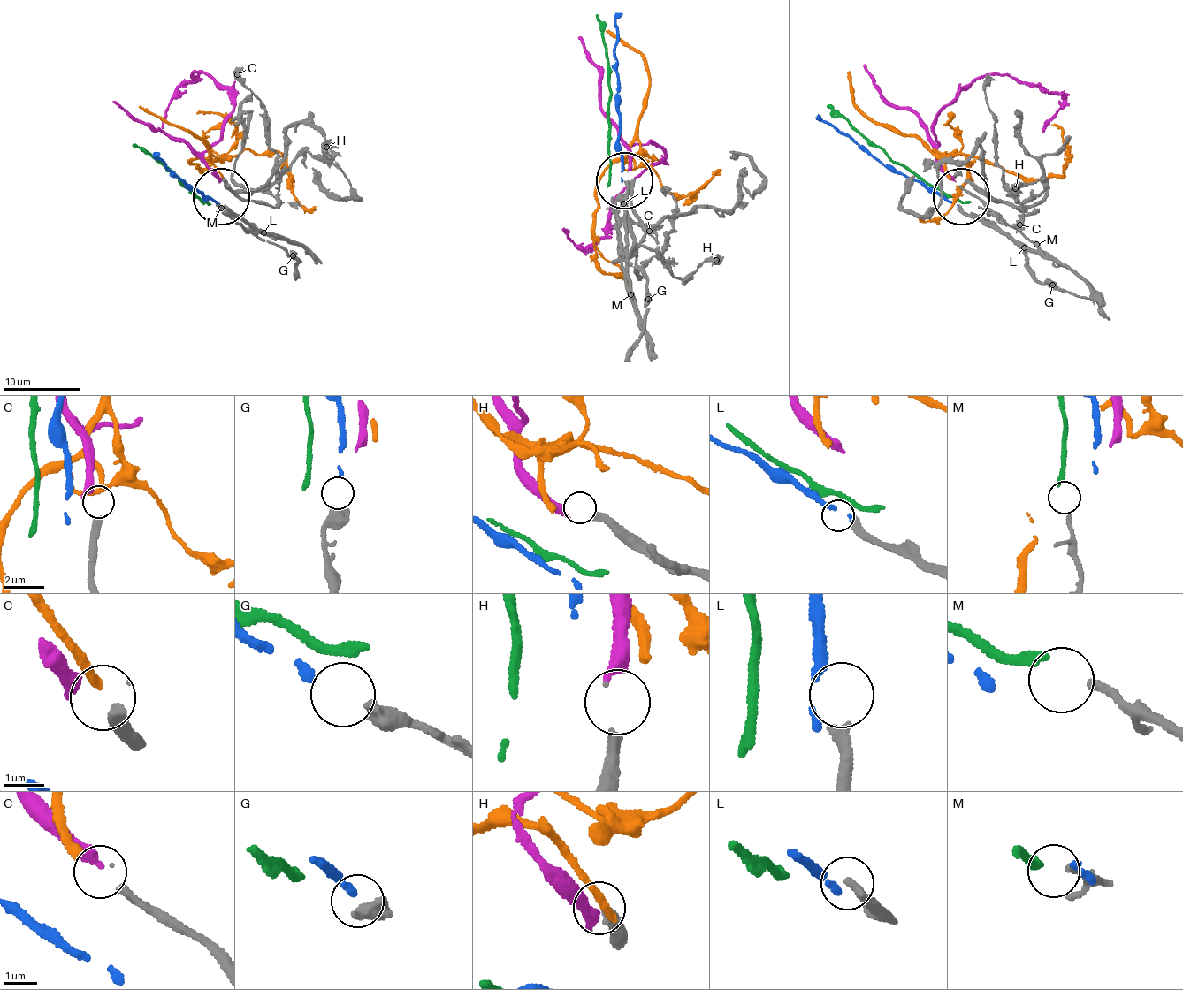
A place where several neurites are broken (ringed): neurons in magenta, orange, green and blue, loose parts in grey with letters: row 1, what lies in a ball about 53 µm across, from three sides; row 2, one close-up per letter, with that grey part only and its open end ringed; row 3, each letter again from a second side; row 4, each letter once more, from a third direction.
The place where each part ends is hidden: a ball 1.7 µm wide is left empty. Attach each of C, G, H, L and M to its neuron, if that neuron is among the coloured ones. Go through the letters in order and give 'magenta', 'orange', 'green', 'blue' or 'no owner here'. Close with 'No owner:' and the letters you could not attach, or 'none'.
C: orange
G: blue
H: magenta
L: no owner here
M: green
No owner: L

